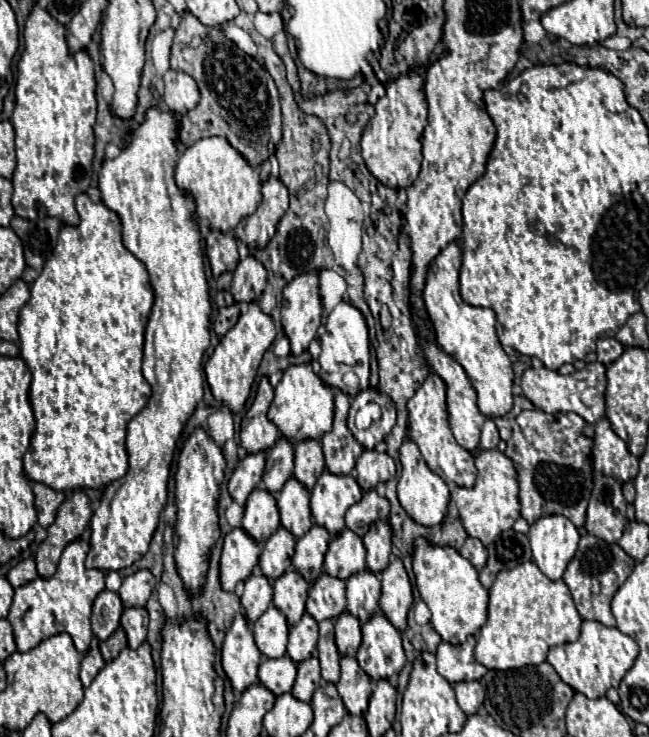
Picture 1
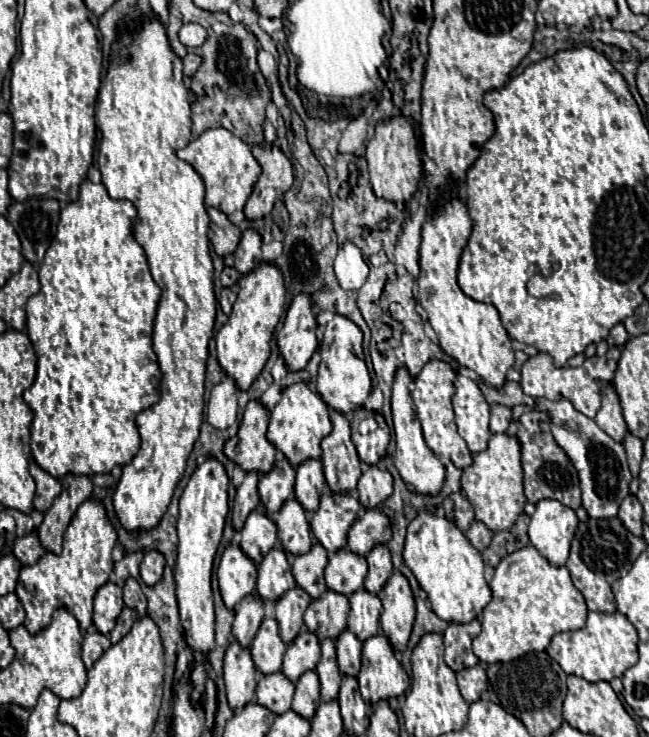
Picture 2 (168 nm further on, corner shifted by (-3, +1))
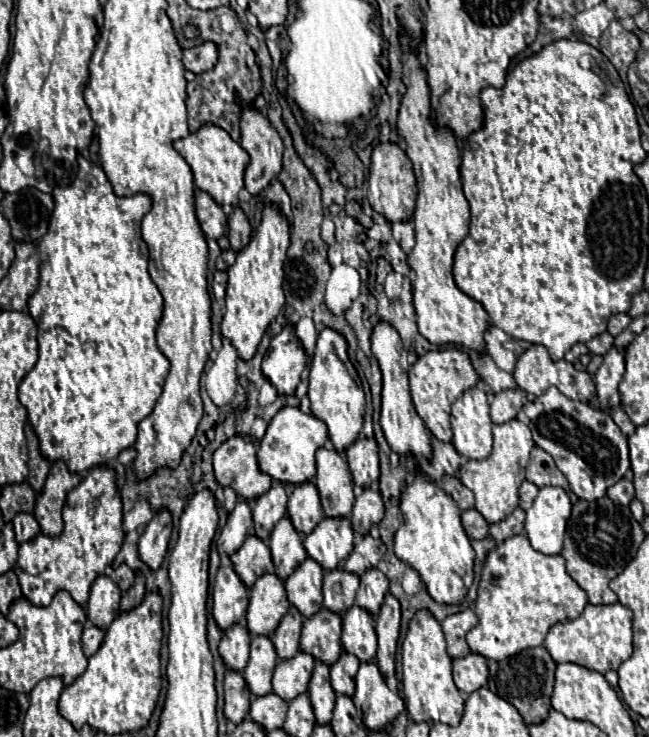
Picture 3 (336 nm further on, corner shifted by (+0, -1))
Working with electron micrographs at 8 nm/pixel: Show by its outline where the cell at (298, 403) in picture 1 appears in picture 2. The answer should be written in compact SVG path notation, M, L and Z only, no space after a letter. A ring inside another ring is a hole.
M299 381L299 383L289 385L287 389L283 389L281 401L271 411L267 437L279 451L285 453L285 457L293 465L299 465L301 461L305 461L309 457L321 457L321 439L325 435L329 435L331 429L333 429L333 425L329 421L327 403L307 383Z

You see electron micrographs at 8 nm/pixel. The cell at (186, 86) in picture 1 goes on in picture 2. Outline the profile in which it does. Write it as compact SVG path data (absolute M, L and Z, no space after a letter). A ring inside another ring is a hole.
M189 53L189 55L183 59L183 75L185 75L185 77L193 77L199 65L201 65L201 57Z

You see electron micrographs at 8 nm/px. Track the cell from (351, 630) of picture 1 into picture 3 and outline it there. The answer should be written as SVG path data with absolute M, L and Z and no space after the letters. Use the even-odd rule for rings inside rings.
M342 653L338 663L334 663L330 667L330 683L336 693L348 695L348 697L354 695L354 677L356 677L358 665L360 665L360 661L354 655Z

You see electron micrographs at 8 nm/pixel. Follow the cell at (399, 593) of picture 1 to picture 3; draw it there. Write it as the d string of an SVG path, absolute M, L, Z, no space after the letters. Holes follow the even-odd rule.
M386 595L384 605L376 617L376 635L378 635L378 653L376 665L382 669L384 677L394 675L394 655L400 633L400 603L394 595Z

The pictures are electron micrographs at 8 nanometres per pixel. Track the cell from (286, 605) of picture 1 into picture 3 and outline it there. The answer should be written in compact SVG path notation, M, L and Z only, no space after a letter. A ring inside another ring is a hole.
M290 607L286 617L280 621L278 629L272 635L272 643L280 659L290 659L300 651L298 649L300 629L302 629L302 615L296 607Z

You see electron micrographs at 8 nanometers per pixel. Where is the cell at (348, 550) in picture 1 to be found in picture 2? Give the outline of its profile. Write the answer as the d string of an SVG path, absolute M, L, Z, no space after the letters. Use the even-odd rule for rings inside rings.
M339 549L335 555L329 555L329 563L325 567L325 581L327 587L351 595L353 591L363 587L367 577L367 561L363 555L353 553L351 549Z

